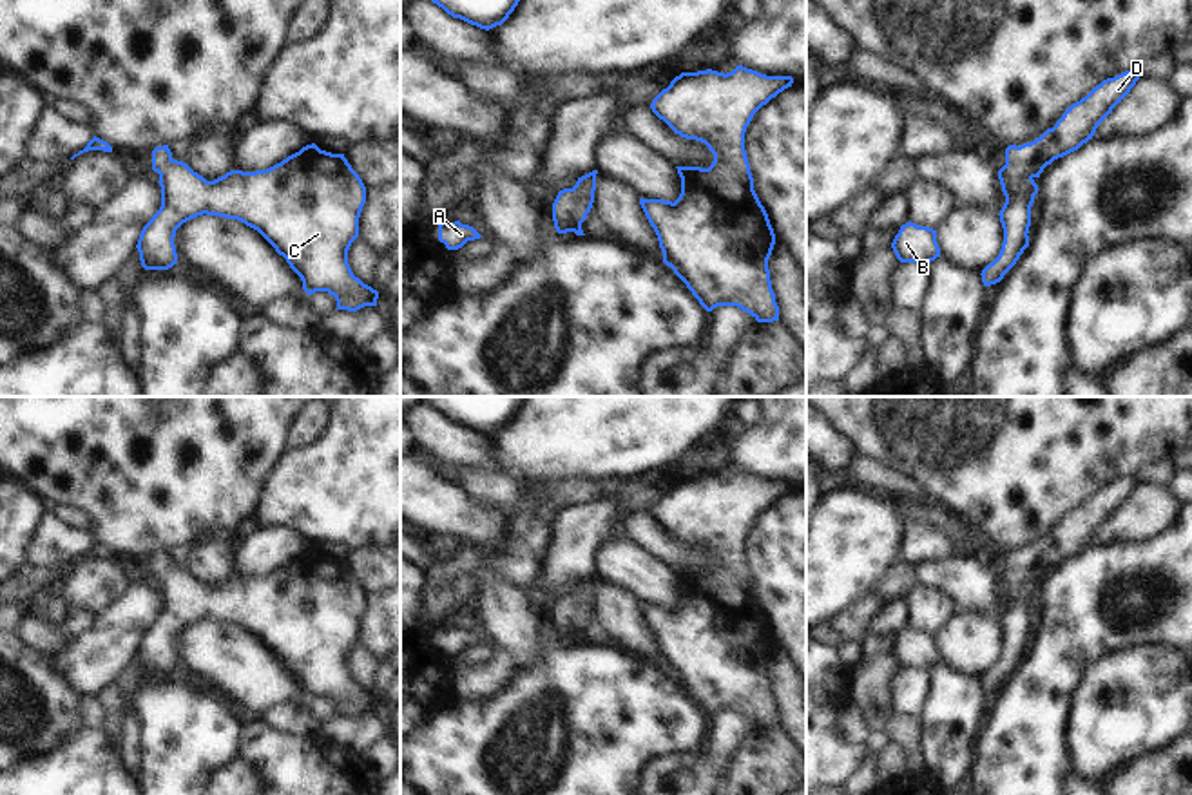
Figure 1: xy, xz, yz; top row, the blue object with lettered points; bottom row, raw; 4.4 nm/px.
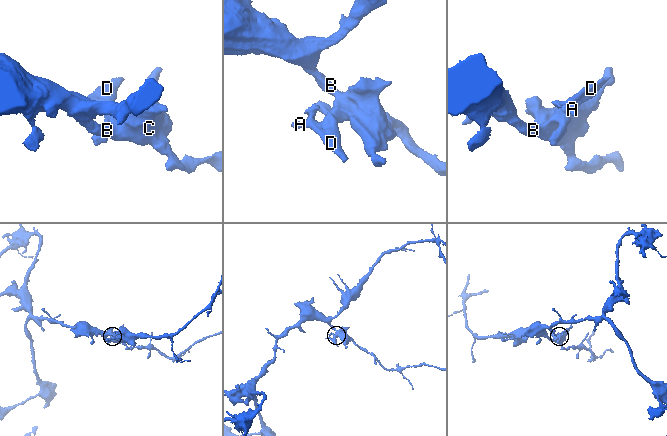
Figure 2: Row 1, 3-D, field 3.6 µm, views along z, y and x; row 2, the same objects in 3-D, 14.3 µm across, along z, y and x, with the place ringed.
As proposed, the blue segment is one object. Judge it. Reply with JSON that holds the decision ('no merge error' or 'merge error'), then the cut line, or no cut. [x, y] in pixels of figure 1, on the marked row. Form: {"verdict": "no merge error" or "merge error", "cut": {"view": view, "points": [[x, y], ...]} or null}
{"verdict": "no merge error", "cut": null}

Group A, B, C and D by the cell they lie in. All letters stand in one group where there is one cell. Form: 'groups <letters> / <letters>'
groups A B C D

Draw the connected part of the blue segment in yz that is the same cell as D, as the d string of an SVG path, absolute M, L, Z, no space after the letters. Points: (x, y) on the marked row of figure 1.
M1136 69L1103 80L1085 98L1065 109L1056 125L1047 129L1040 138L1005 148L1005 165L998 170L1005 196L1005 203L998 214L1004 228L1004 243L998 257L980 273L984 286L1000 283L1029 246L1031 206L1038 194L1034 179L1054 159L1078 150L1092 139L1098 125L1130 92L1138 80L1139 74Z

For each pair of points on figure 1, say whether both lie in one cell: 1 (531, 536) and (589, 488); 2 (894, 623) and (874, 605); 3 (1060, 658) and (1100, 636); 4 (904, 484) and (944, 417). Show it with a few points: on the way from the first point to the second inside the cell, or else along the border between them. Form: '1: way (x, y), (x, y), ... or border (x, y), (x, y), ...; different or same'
1: way (537, 518), (562, 493), (571, 491); same
2: border (904, 598), (888, 602), (875, 614), (861, 641); different
3: way (1069, 649), (1082, 636), (1091, 636); same
4: border (872, 457), (895, 471), (912, 475), (933, 495); different

